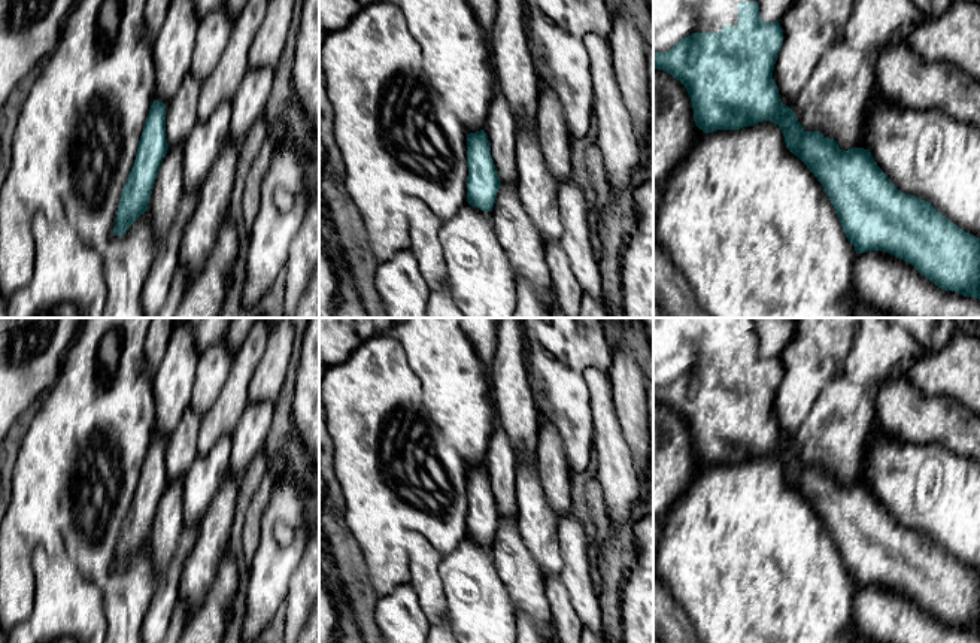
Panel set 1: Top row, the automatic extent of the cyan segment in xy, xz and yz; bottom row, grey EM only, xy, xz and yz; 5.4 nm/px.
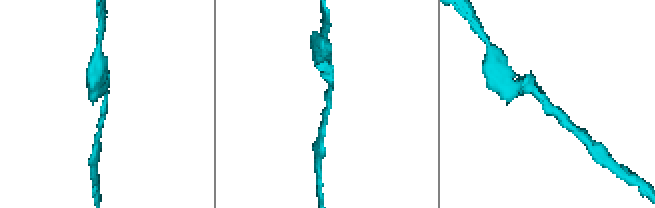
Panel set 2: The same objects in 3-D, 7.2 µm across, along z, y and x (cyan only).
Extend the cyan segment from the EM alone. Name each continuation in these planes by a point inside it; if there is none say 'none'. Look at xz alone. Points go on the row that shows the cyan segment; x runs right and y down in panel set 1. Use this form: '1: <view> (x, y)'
none

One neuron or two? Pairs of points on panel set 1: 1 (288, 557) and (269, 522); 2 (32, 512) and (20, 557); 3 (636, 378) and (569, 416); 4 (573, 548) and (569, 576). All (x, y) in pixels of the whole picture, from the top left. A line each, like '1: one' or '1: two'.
1: one
2: one
3: two
4: one

